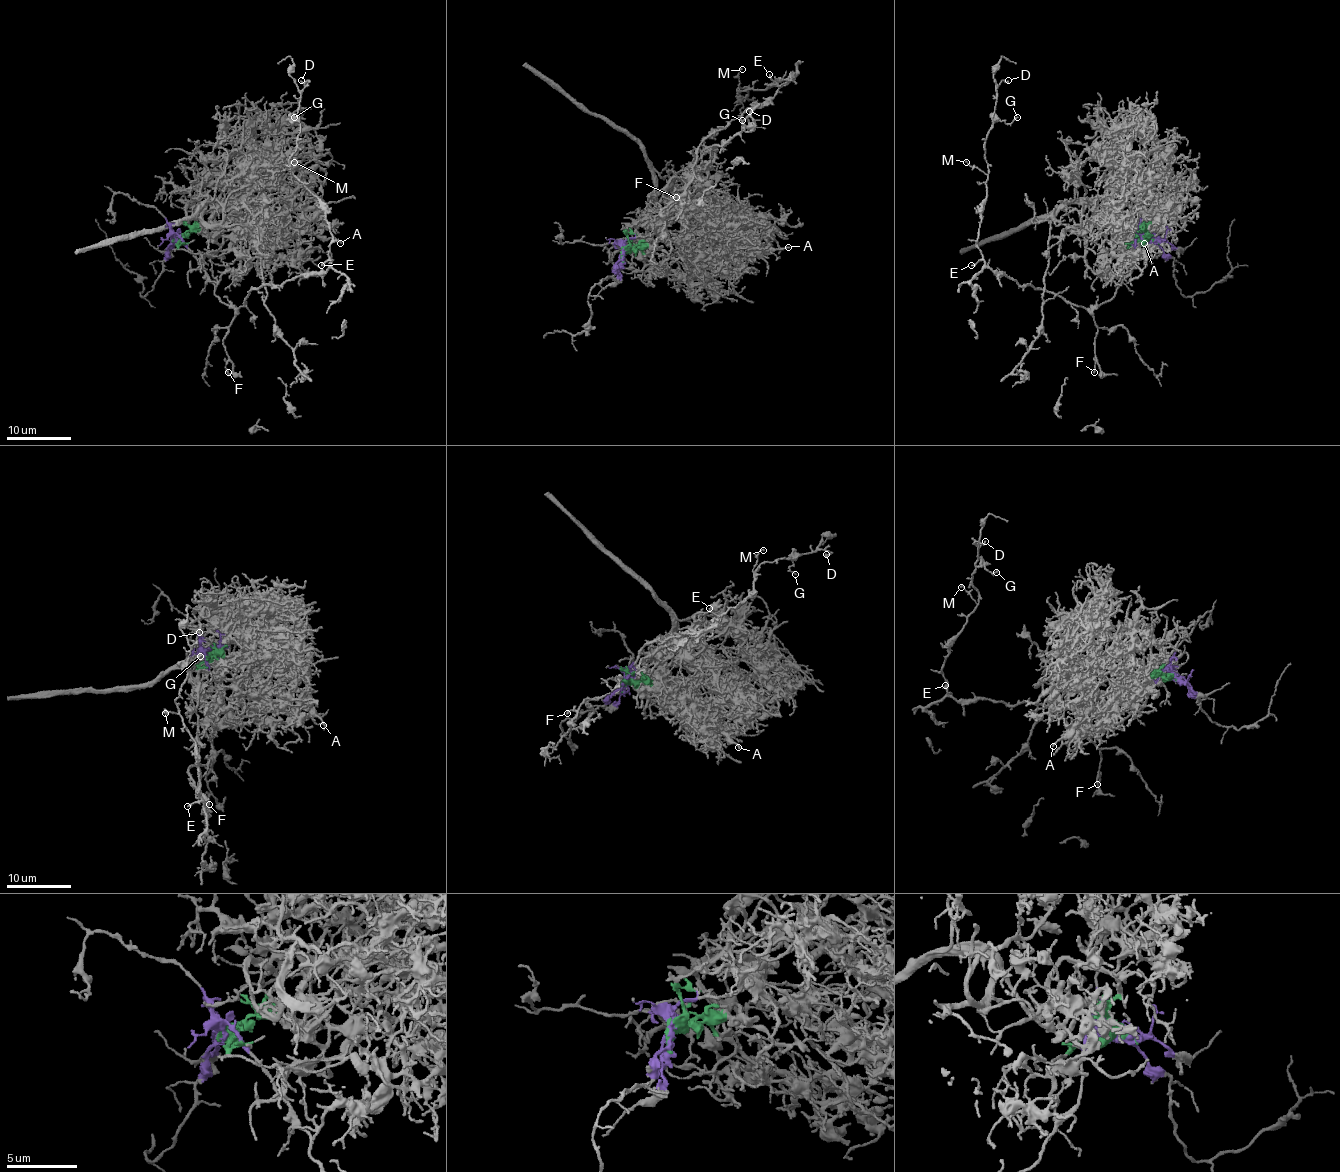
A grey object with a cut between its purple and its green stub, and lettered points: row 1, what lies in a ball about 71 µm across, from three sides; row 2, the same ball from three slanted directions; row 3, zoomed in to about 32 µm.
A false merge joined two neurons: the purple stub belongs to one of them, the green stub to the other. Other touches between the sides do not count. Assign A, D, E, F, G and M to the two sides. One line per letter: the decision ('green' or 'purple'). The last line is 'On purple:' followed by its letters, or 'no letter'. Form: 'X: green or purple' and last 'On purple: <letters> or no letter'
A: green
D: purple
E: purple
F: purple
G: purple
M: purple
On purple: D, E, F, G, M

